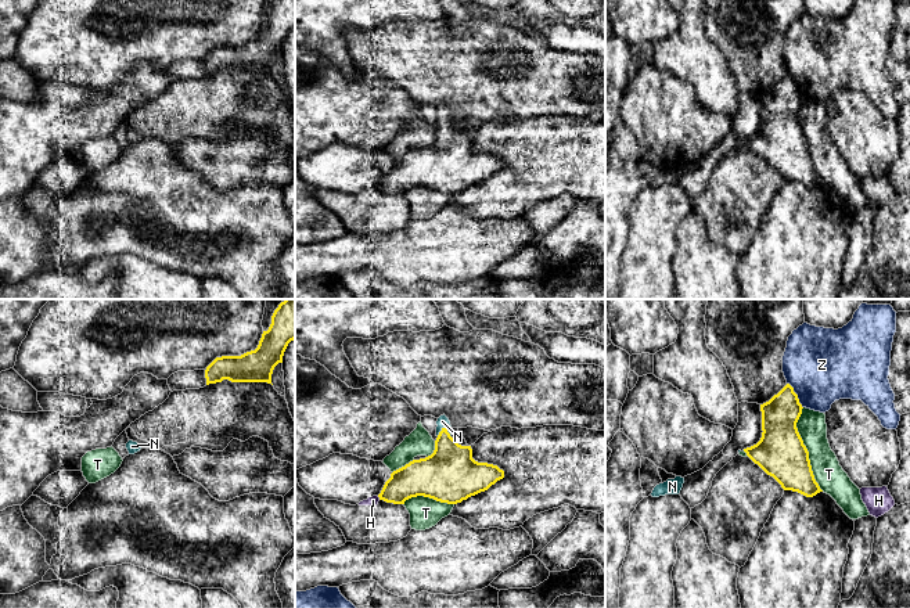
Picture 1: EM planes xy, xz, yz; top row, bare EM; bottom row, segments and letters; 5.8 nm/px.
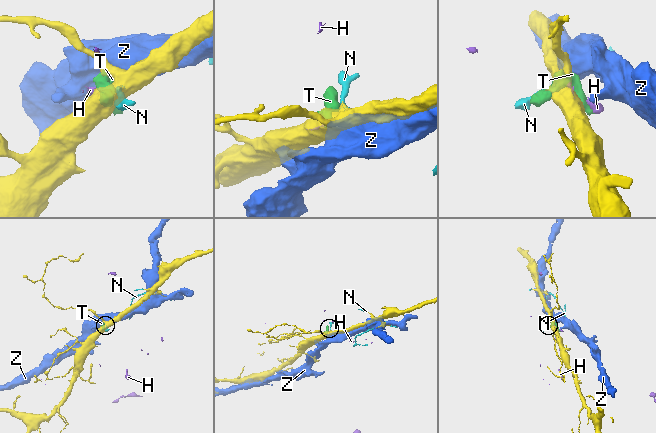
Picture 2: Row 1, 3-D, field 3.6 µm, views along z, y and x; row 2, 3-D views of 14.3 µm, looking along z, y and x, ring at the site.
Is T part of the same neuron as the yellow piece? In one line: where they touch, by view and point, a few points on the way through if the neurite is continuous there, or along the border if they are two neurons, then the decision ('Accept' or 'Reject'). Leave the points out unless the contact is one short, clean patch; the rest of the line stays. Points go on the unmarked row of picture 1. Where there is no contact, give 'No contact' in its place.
Touches yellow at yz (806, 139). Reject

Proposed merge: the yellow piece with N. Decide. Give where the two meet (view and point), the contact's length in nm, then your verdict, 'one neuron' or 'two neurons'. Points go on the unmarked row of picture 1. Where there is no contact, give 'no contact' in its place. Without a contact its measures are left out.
xz (445, 118) | 90 nm | one neuron

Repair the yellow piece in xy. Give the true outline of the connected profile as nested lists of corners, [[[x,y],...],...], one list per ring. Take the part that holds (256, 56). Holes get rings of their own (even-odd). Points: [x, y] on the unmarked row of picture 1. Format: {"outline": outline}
{"outline": [[[274,0],[271,14],[263,21],[255,40],[241,46],[216,47],[205,60],[206,75],[229,69],[231,72],[267,72],[284,42],[295,29],[295,0]]]}

